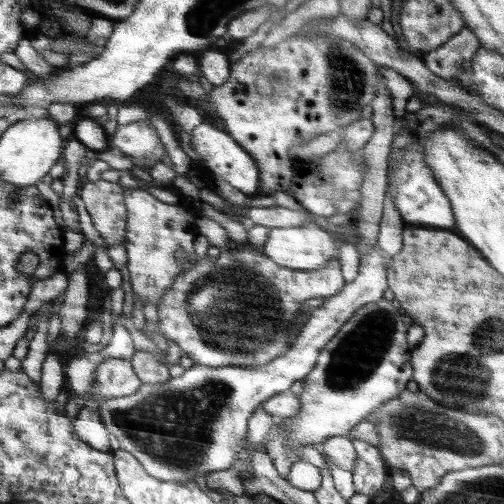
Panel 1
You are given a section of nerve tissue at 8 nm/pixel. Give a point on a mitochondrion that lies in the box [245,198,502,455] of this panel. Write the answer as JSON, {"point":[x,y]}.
{"point":[363,349]}

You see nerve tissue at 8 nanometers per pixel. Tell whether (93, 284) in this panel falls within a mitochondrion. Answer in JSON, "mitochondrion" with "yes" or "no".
{"mitochondrion":"no"}

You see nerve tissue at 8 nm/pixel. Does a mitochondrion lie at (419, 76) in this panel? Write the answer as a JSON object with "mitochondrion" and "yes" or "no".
{"mitochondrion":"no"}

